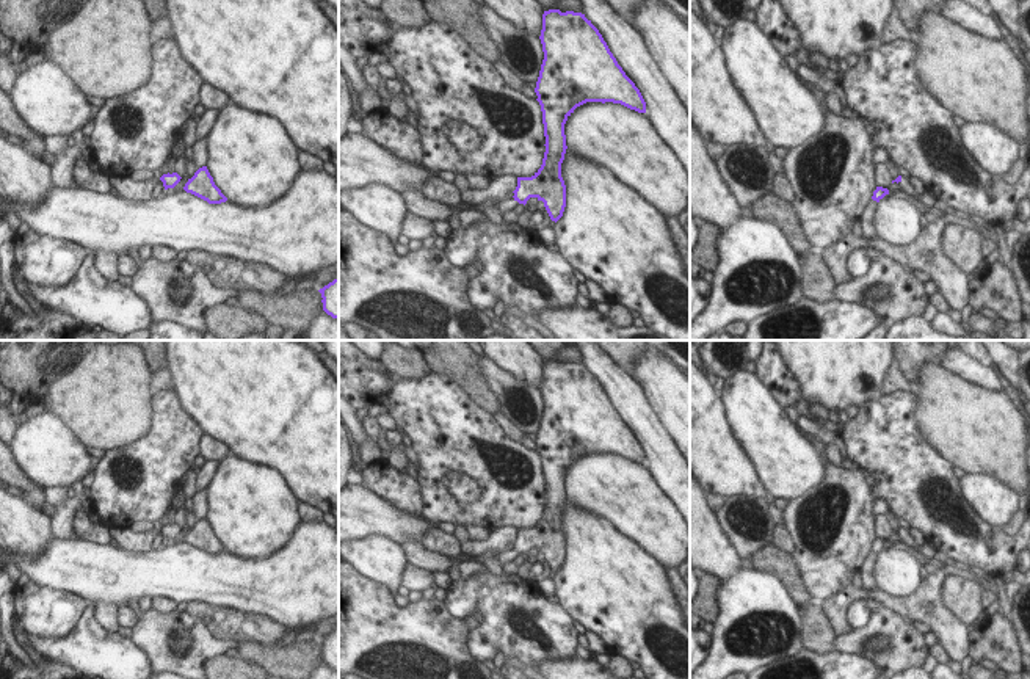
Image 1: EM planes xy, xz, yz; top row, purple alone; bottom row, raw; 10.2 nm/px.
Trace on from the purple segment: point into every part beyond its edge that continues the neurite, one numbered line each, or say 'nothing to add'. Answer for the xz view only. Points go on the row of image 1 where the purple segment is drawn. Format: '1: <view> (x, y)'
1: xz (507, 204)

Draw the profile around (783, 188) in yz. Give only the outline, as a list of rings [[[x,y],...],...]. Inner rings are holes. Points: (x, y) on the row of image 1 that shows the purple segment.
[[[776,174],[773,193],[790,204],[795,201],[795,193],[785,176]]]

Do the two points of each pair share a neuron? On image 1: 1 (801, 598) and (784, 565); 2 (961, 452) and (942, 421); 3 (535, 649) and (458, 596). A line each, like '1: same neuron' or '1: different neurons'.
1: same neuron
2: same neuron
3: same neuron

